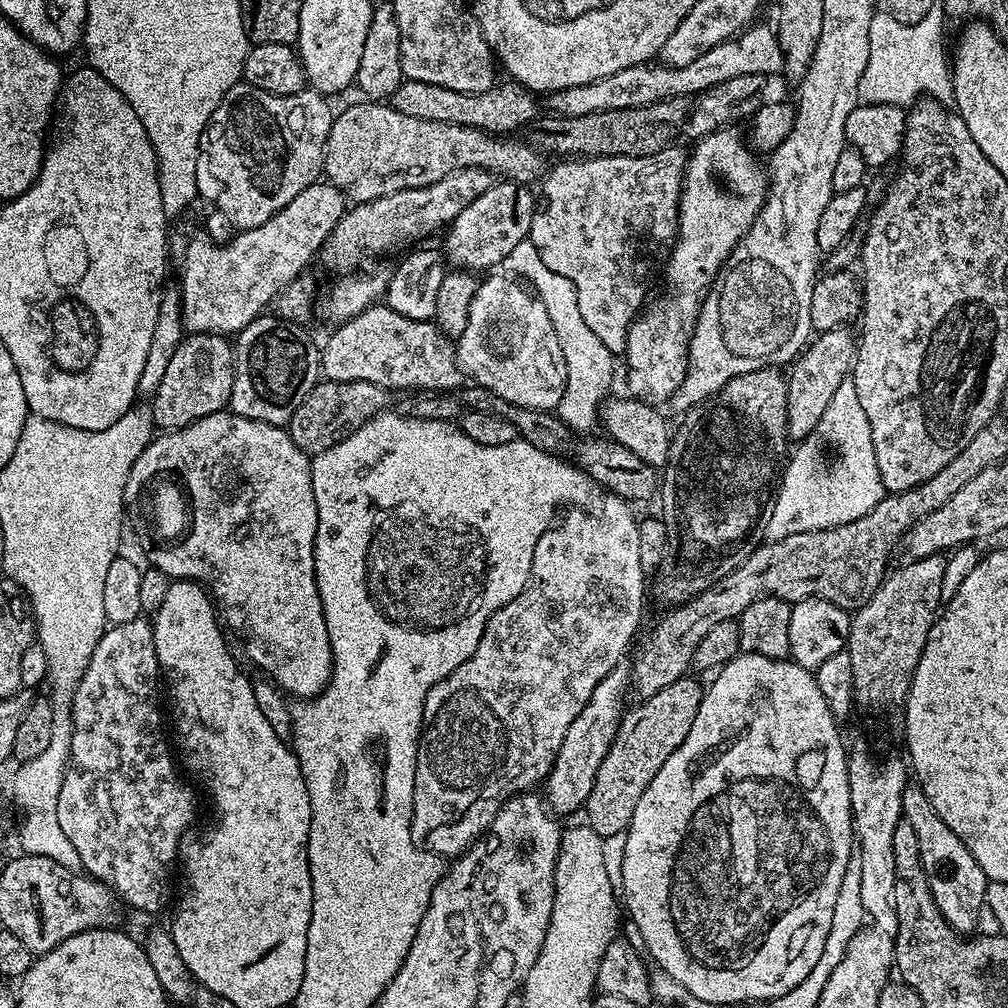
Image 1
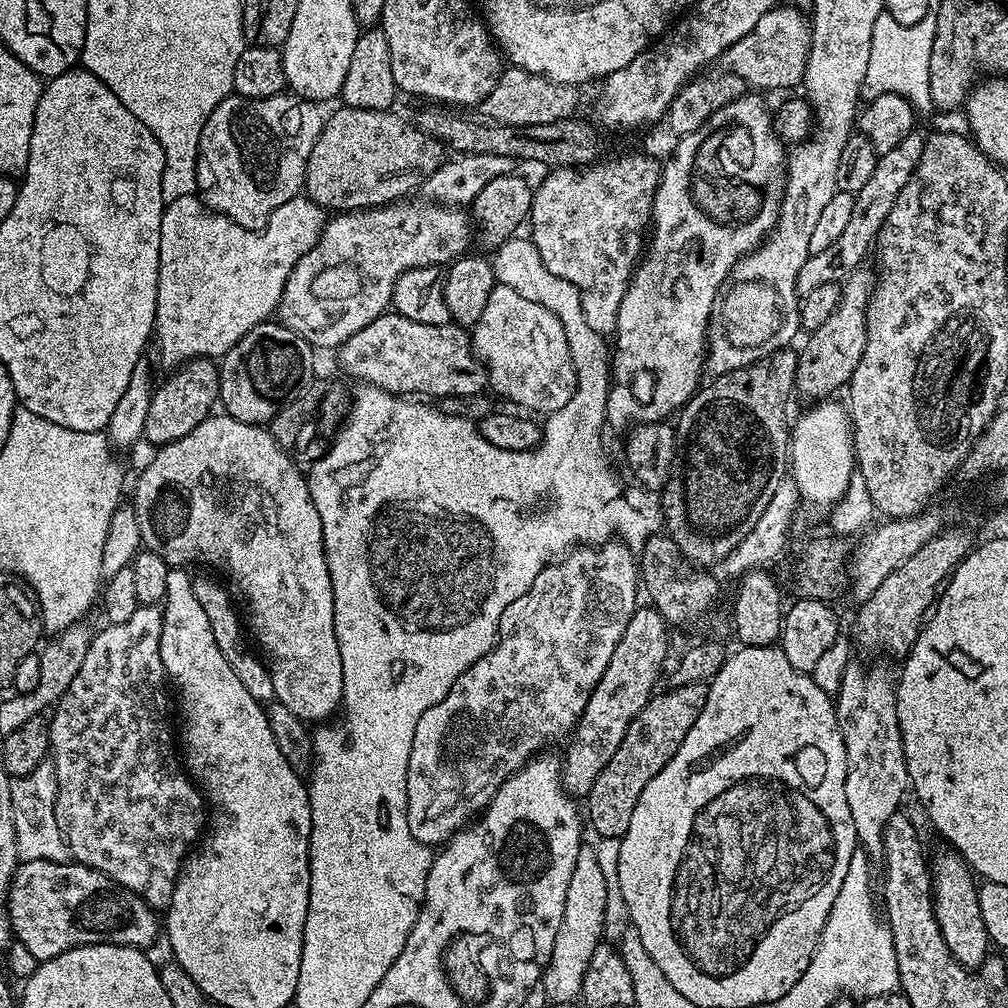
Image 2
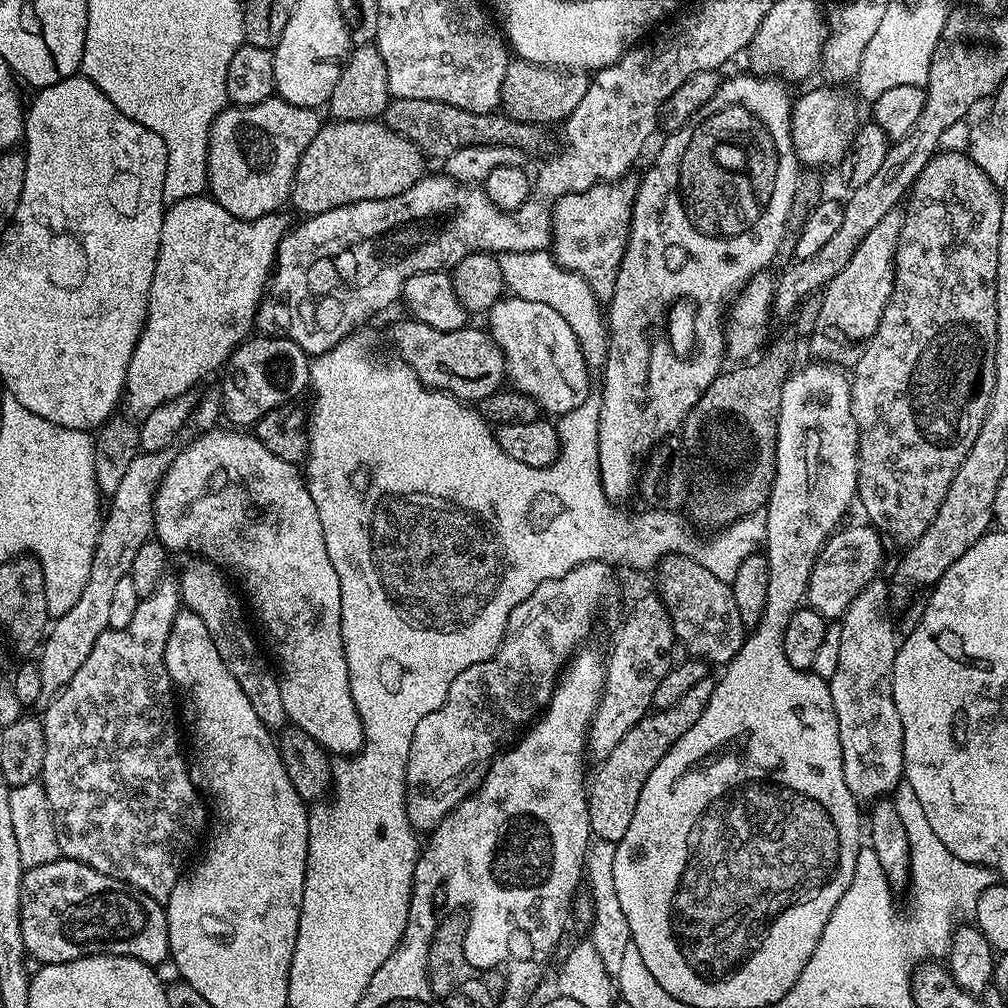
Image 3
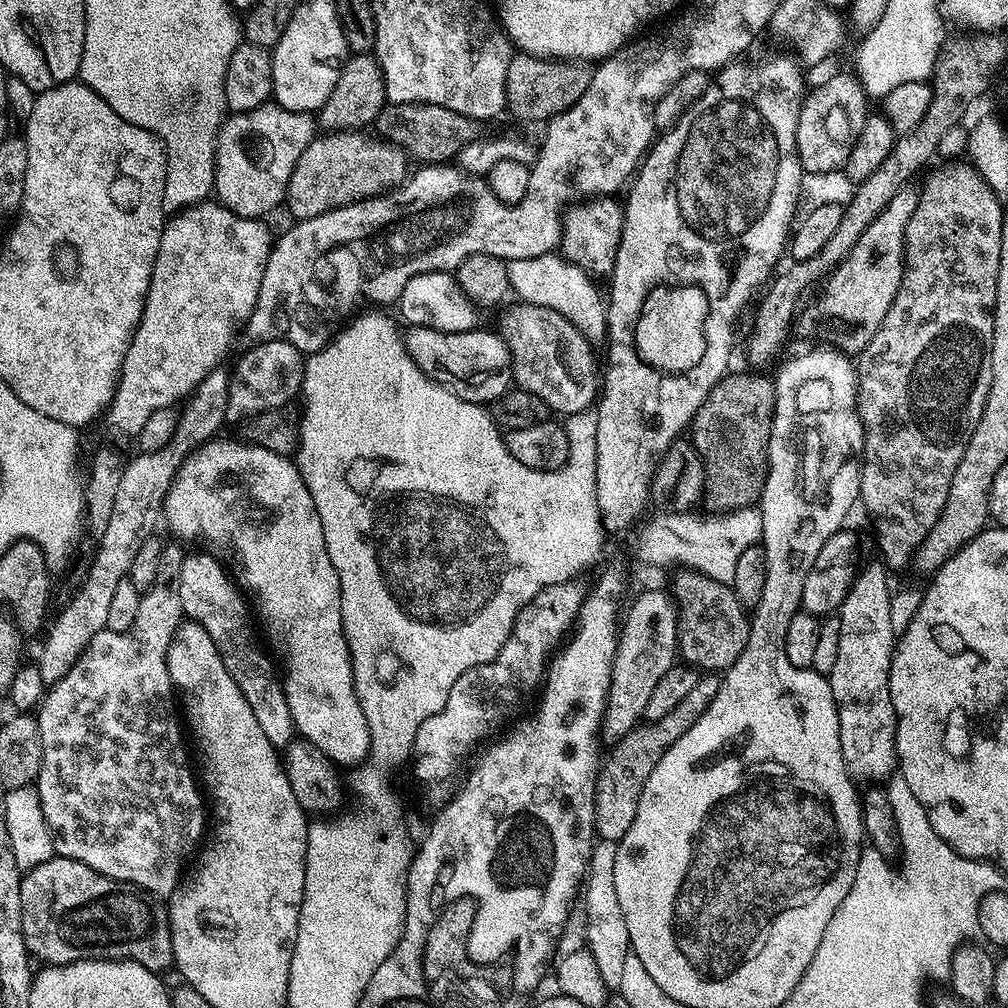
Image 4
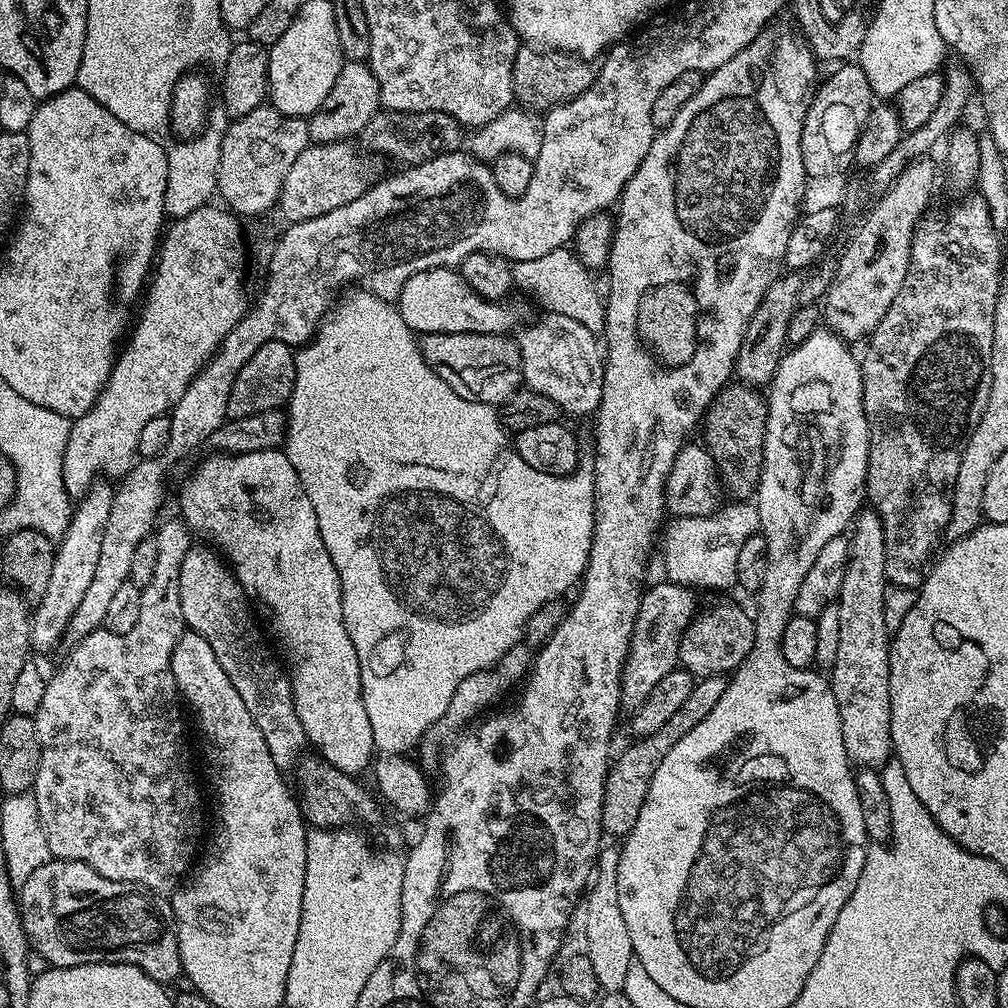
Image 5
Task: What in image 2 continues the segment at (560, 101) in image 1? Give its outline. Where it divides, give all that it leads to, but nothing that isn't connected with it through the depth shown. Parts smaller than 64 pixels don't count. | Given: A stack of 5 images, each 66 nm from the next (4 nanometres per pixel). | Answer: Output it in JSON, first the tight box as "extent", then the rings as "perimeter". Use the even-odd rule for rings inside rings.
{"extent":[719,6,812,89],"perimeter":[[[787,6],[771,8],[746,38],[738,38],[721,54],[719,67],[725,72],[742,78],[753,89],[792,88],[804,79],[806,62],[810,54],[812,30],[810,20],[801,9]]]}

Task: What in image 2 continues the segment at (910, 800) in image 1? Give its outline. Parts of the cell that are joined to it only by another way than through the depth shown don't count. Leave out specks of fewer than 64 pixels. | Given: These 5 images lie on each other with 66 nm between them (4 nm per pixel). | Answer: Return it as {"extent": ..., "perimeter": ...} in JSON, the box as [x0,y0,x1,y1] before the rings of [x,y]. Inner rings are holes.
{"extent":[930,850,990,970],"perimeter":[[[955,850],[940,852],[930,860],[930,877],[934,893],[936,921],[942,930],[942,938],[950,952],[962,967],[975,970],[988,959],[990,941],[979,909],[978,880],[968,863]]]}

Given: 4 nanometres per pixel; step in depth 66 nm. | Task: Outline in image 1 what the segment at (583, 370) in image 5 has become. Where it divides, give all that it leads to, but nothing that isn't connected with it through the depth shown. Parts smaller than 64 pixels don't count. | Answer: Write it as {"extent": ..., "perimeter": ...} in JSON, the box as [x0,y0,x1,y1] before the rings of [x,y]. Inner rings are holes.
{"extent":[454,274,569,412],"perimeter":[[[488,274],[477,283],[466,330],[454,344],[456,361],[473,385],[489,388],[514,406],[535,408],[537,412],[554,410],[562,394],[569,391],[566,358],[562,358],[562,346],[558,346],[558,334],[554,334],[546,306],[515,282],[508,274]]]}

